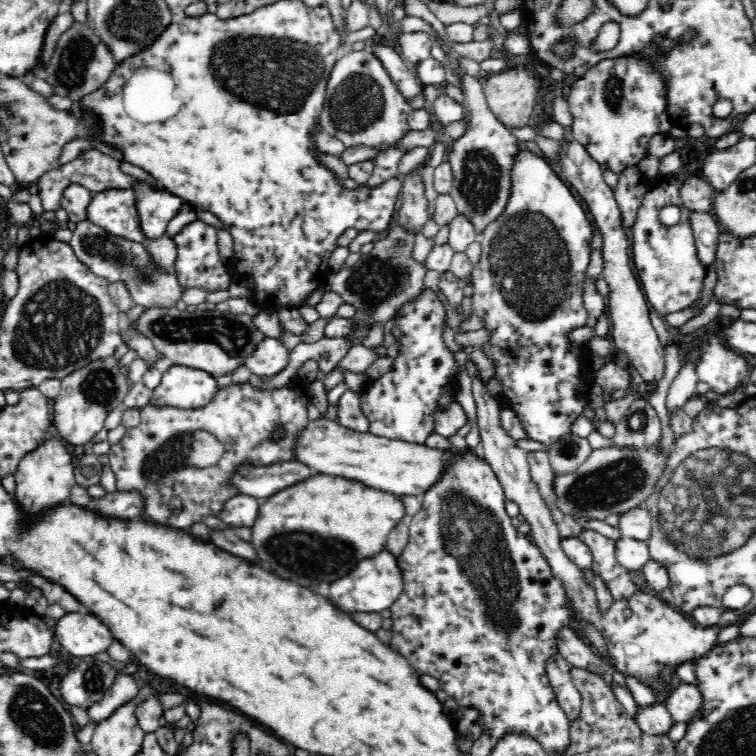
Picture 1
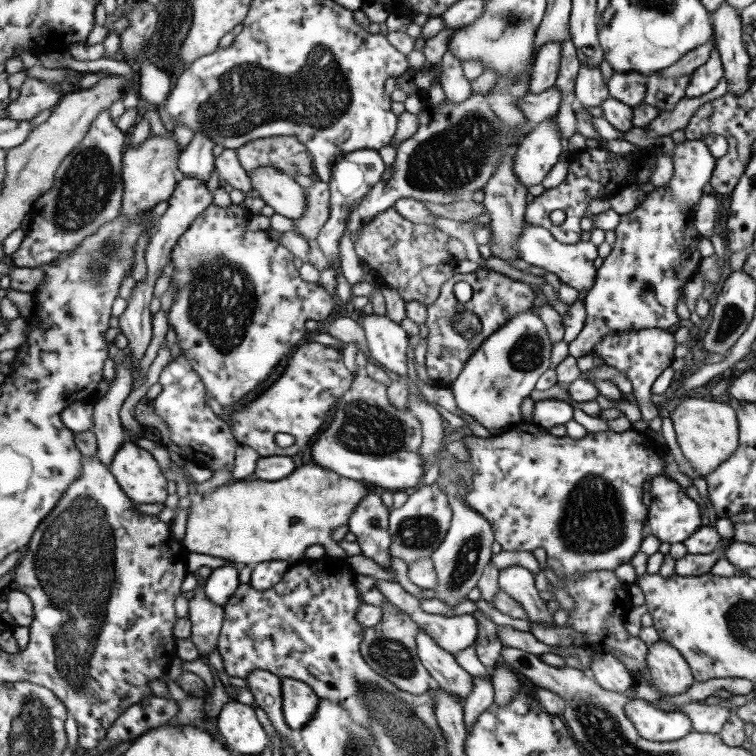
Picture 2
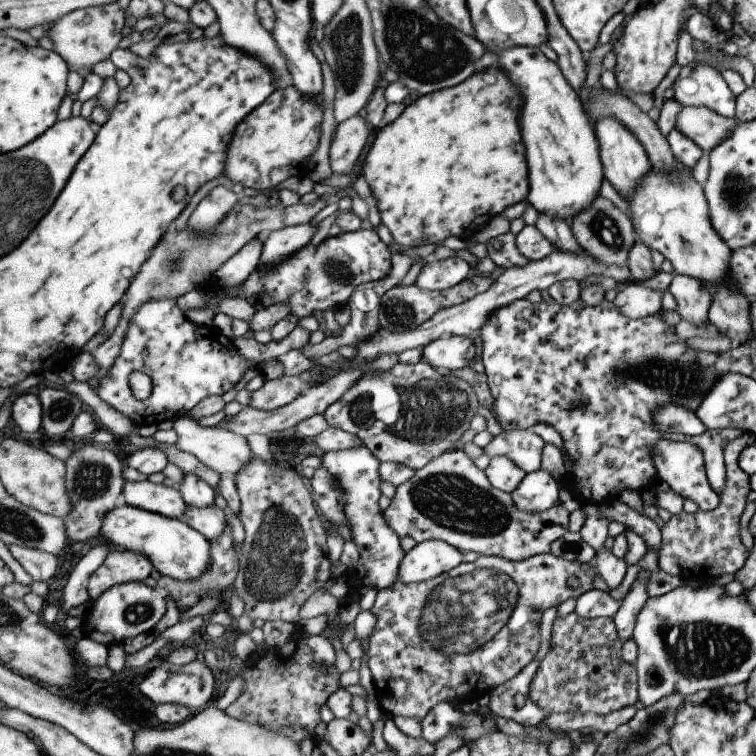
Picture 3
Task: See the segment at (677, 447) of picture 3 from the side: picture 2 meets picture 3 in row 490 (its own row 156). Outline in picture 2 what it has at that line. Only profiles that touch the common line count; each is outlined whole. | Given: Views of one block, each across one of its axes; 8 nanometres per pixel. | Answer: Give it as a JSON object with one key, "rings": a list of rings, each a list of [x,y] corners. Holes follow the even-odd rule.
{"rings":[[[703,140],[675,144],[671,154],[673,176],[667,186],[649,192],[637,210],[621,214],[621,224],[613,230],[615,242],[611,244],[611,254],[597,268],[595,284],[583,300],[587,316],[579,336],[567,344],[569,356],[581,358],[591,354],[605,334],[615,330],[675,330],[683,324],[675,316],[675,304],[683,296],[685,282],[697,272],[703,260],[697,252],[697,242],[703,236],[695,230],[693,214],[703,192],[711,186],[715,162]]]}

